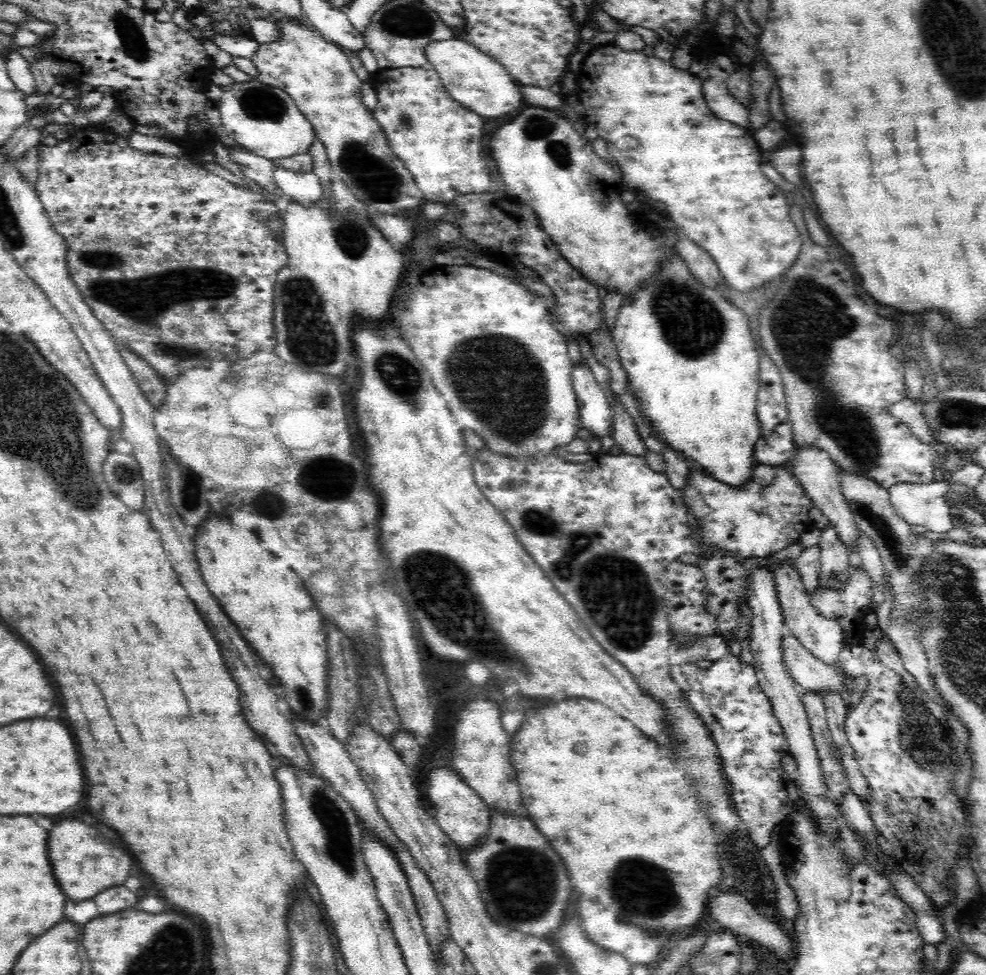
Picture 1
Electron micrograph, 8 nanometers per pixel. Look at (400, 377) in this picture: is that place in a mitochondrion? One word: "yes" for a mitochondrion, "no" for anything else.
yes

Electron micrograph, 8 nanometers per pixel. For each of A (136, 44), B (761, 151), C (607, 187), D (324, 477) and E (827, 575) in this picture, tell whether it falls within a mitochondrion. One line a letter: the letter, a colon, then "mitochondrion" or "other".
A: other
B: other
C: other
D: mitochondrion
E: other

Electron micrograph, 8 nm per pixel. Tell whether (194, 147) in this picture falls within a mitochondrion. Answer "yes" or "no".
no

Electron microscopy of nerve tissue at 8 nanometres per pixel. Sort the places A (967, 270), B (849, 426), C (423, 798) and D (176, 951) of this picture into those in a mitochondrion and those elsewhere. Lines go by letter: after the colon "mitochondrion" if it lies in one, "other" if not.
A: other
B: mitochondrion
C: other
D: mitochondrion

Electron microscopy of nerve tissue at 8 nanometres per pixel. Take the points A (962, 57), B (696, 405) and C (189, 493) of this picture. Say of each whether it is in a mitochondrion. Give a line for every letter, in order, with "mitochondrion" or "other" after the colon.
A: mitochondrion
B: other
C: mitochondrion

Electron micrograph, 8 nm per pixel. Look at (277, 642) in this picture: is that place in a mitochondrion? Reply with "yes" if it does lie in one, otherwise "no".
no

